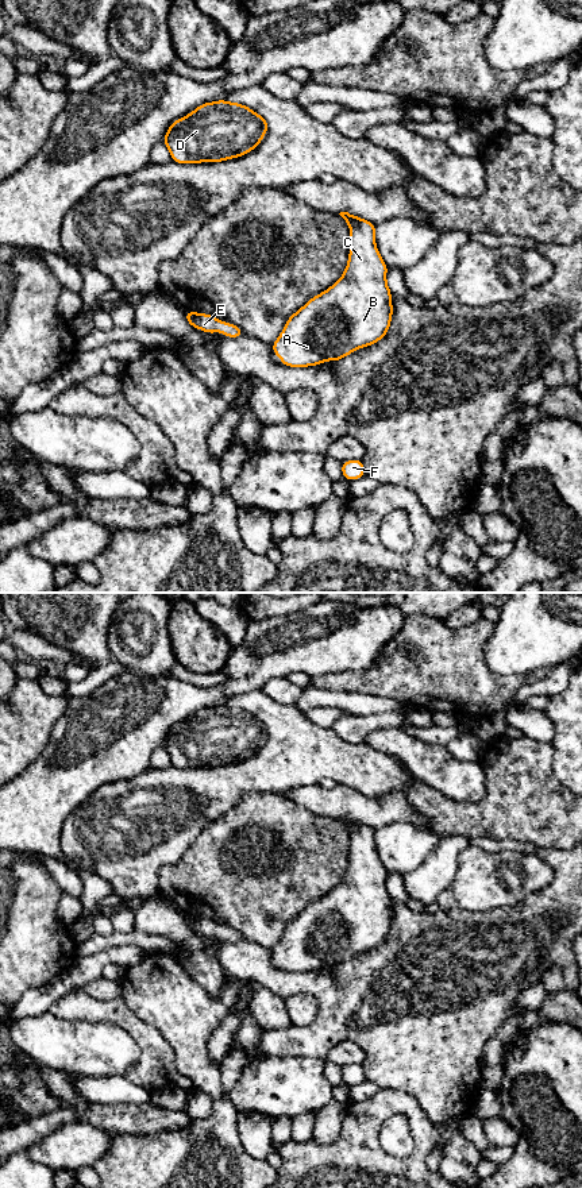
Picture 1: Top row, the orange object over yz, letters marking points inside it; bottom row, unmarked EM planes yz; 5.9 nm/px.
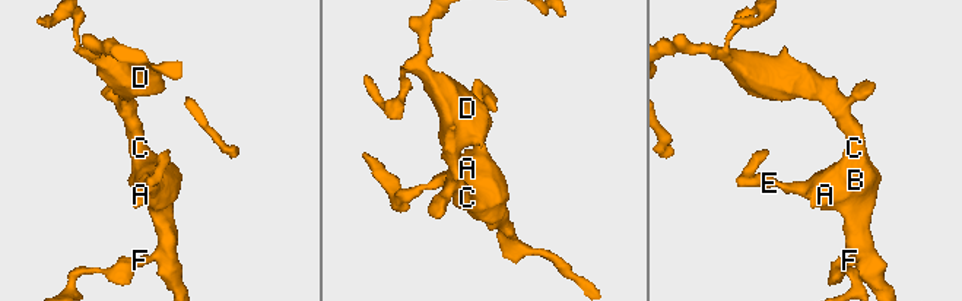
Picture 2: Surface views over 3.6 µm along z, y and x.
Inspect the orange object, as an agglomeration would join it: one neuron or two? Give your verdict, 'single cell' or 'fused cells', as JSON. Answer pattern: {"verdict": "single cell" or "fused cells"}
{"verdict": "single cell"}

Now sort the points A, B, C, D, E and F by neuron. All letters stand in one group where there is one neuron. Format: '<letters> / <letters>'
A B C D E F

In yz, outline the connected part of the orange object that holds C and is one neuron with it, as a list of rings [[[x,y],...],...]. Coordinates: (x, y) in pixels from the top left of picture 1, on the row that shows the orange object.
[[[348,212],[339,215],[347,221],[351,232],[348,263],[339,281],[311,298],[288,319],[271,346],[284,366],[308,367],[340,360],[358,348],[377,343],[390,328],[392,292],[386,282],[388,266],[375,244],[375,224]]]

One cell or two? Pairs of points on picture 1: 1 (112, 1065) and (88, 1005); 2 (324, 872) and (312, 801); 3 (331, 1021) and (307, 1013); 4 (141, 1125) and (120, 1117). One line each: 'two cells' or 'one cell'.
1: two cells
2: two cells
3: two cells
4: one cell

